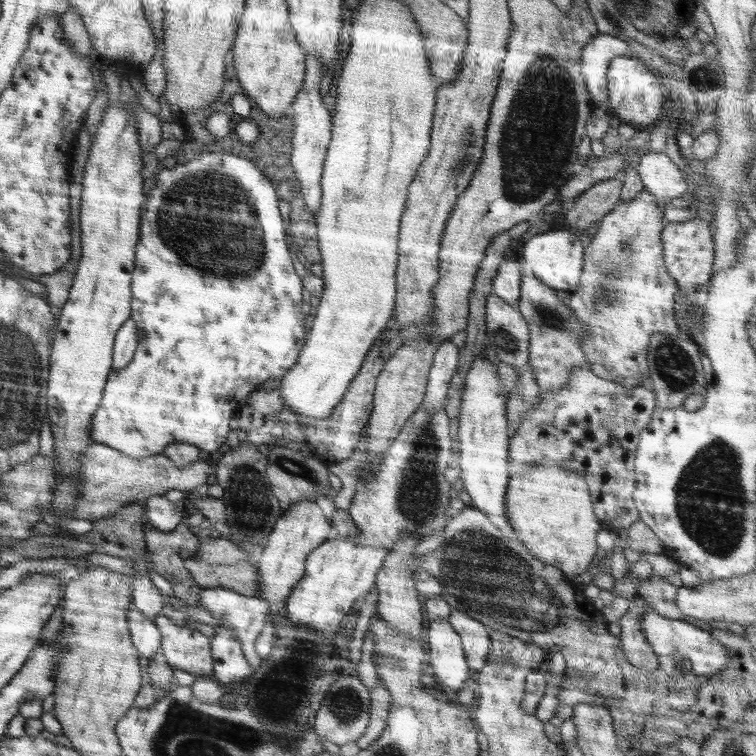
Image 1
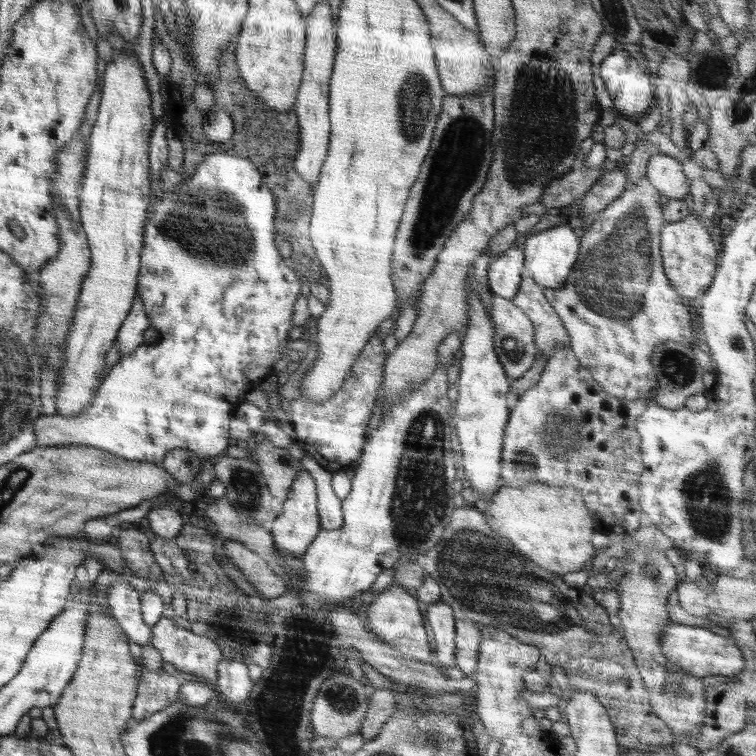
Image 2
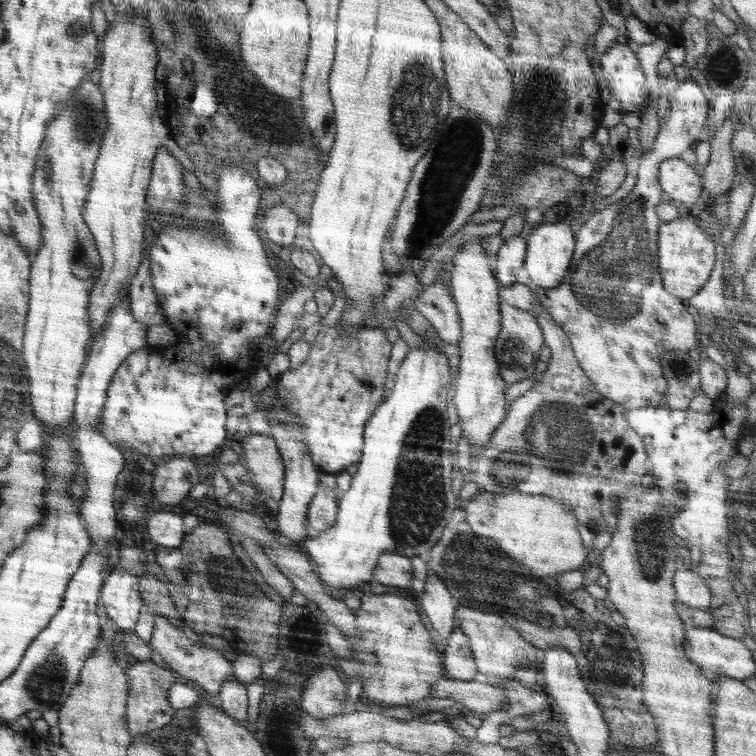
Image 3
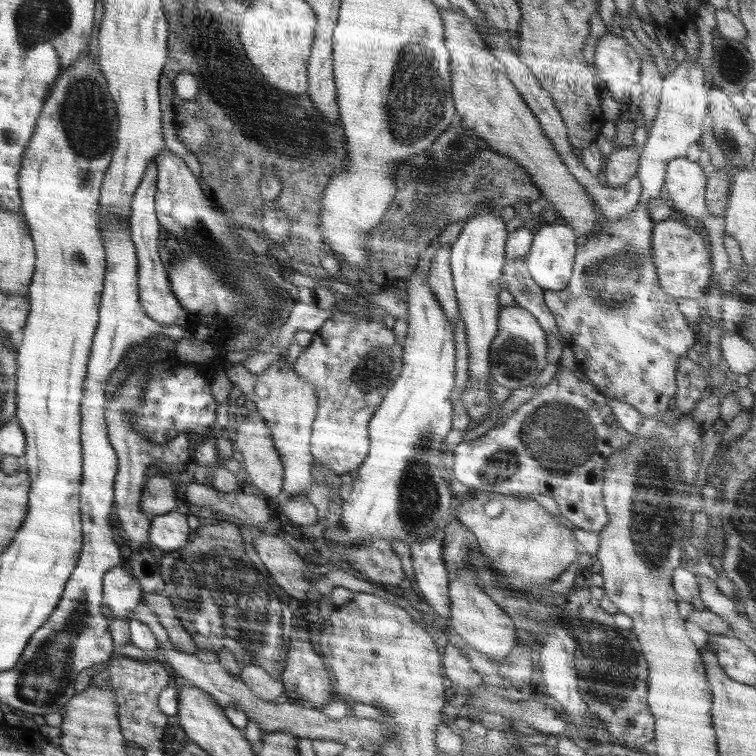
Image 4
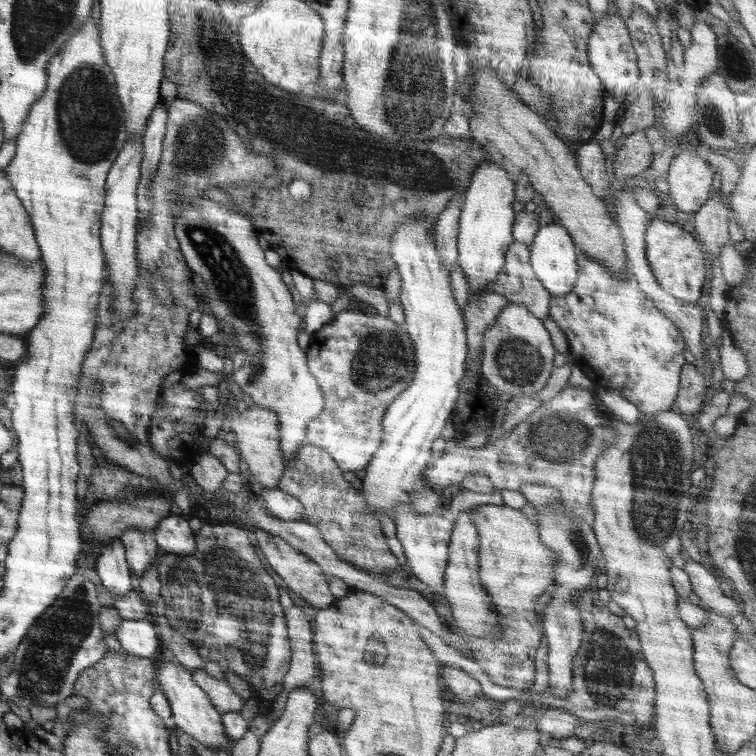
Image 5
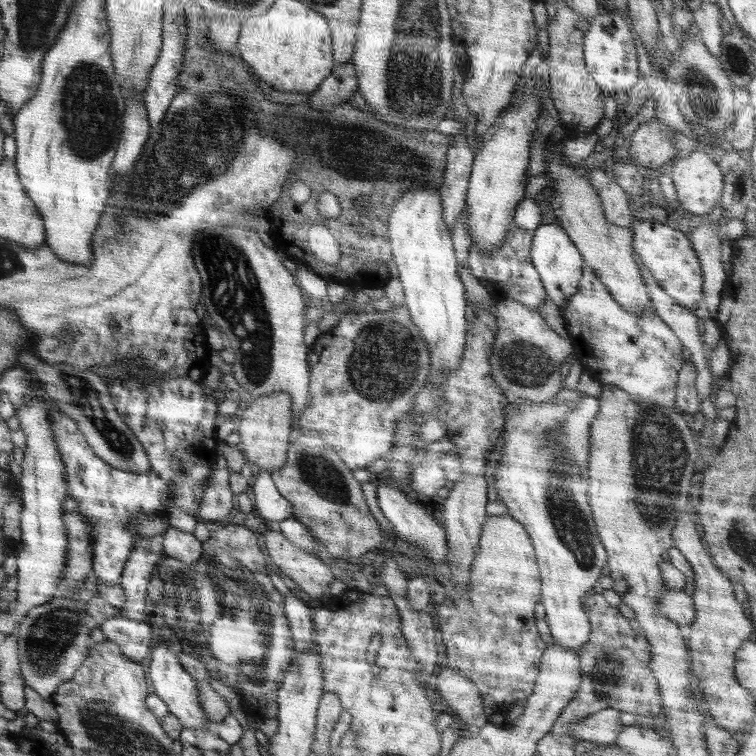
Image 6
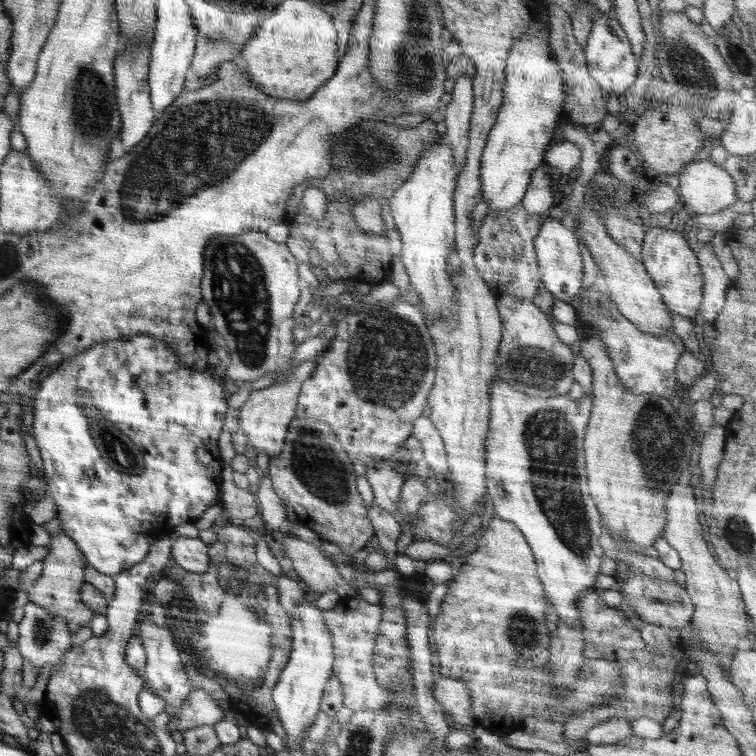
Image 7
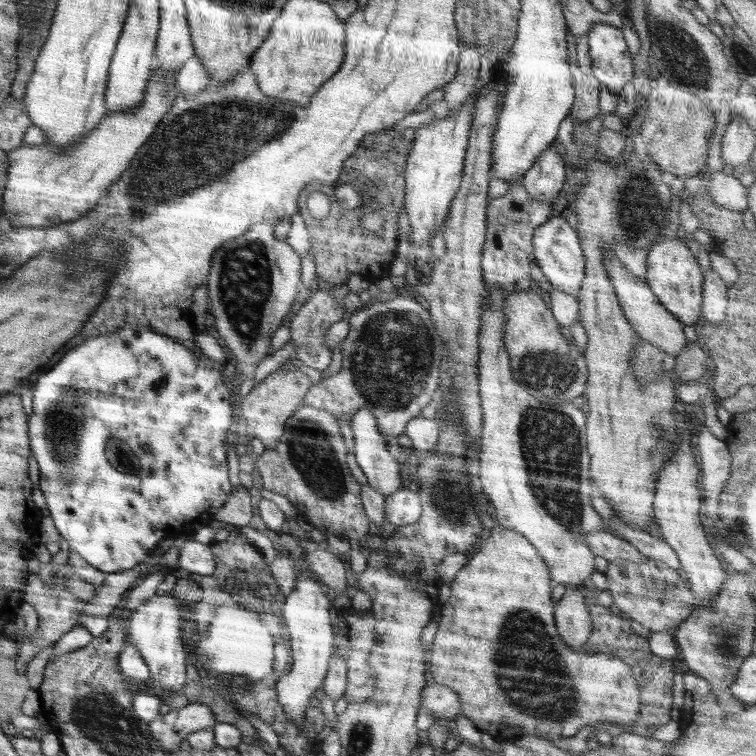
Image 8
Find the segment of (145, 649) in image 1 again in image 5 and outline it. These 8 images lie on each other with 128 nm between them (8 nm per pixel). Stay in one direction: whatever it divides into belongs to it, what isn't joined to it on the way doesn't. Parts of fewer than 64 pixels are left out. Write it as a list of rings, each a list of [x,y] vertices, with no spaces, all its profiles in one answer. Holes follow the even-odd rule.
[[[115,539],[112,544],[104,548],[95,565],[100,584],[111,592],[114,599],[133,592],[132,576],[130,576],[128,560],[125,558],[125,547],[120,539]]]

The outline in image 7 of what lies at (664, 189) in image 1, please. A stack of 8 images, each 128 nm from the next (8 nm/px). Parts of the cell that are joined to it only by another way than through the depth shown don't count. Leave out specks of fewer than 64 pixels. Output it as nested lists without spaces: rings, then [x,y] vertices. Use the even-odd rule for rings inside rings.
[[[696,159],[684,167],[679,184],[680,199],[691,213],[716,213],[739,200],[733,176],[709,159]]]

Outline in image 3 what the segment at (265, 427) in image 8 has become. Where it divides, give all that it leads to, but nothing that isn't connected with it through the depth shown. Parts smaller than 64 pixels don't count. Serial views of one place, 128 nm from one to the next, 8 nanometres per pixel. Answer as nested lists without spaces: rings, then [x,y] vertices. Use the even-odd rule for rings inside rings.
[[[251,432],[244,440],[239,440],[242,447],[242,461],[247,469],[255,476],[258,489],[262,492],[268,502],[280,501],[283,495],[285,466],[282,462],[280,451],[271,435],[263,435]]]

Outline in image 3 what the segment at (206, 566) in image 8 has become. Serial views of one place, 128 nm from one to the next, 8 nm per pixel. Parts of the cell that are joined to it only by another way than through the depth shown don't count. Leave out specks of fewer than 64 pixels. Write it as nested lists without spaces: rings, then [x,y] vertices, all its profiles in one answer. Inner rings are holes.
[[[167,510],[156,512],[148,519],[148,532],[153,546],[177,548],[185,538],[182,517]]]

